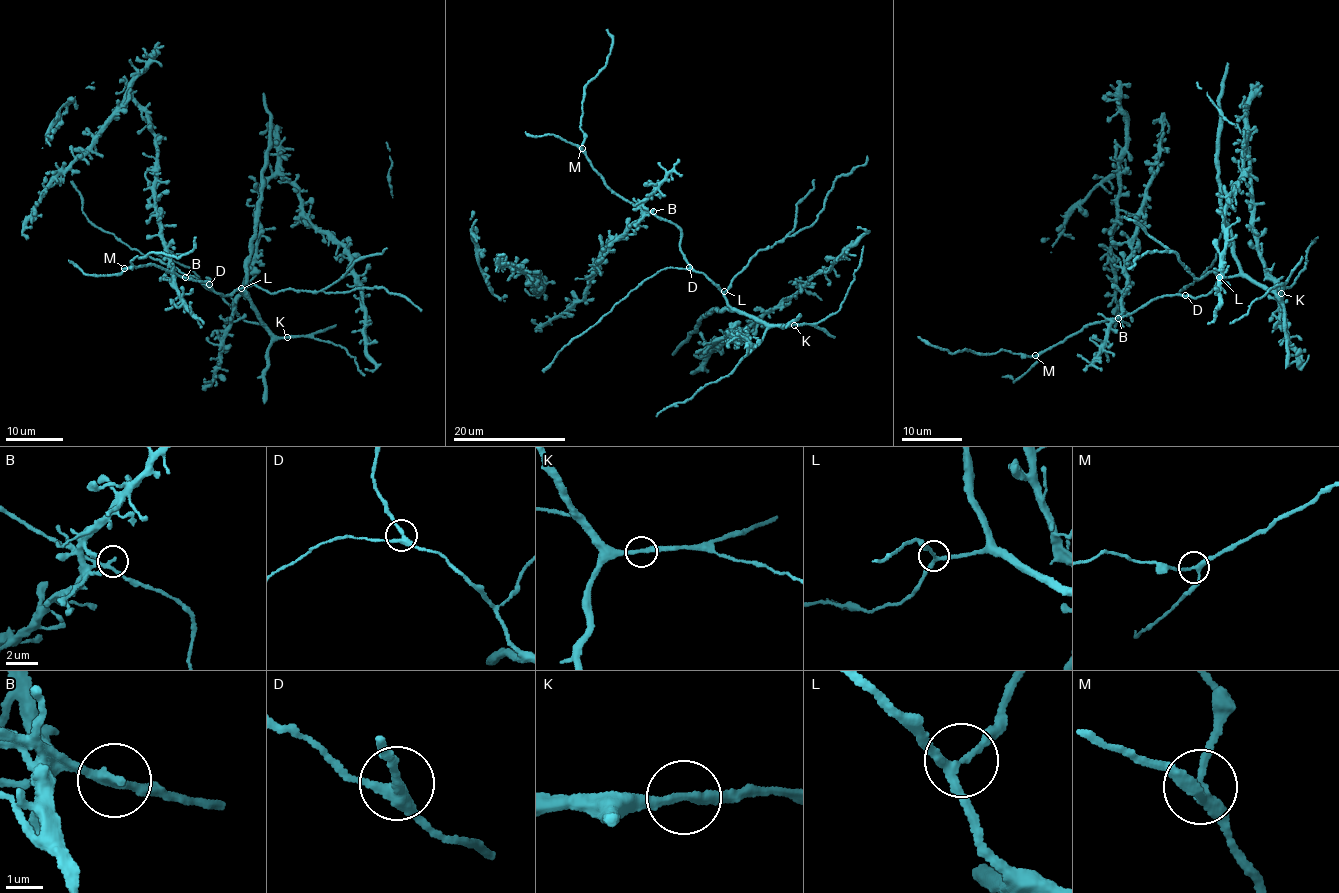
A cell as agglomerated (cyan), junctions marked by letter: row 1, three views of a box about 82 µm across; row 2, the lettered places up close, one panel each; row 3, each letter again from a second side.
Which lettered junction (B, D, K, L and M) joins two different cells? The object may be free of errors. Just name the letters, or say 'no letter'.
no letter

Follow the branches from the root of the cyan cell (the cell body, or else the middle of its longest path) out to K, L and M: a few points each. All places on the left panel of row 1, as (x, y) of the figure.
K: (220, 293), (230, 295), (238, 289), (247, 295), (263, 323), (274, 335), (287, 337)
L: (220, 293), (230, 295), (241, 288)
M: (220, 293), (215, 293), (207, 277), (210, 279), (204, 282), (189, 279), (150, 263), (124, 268)

